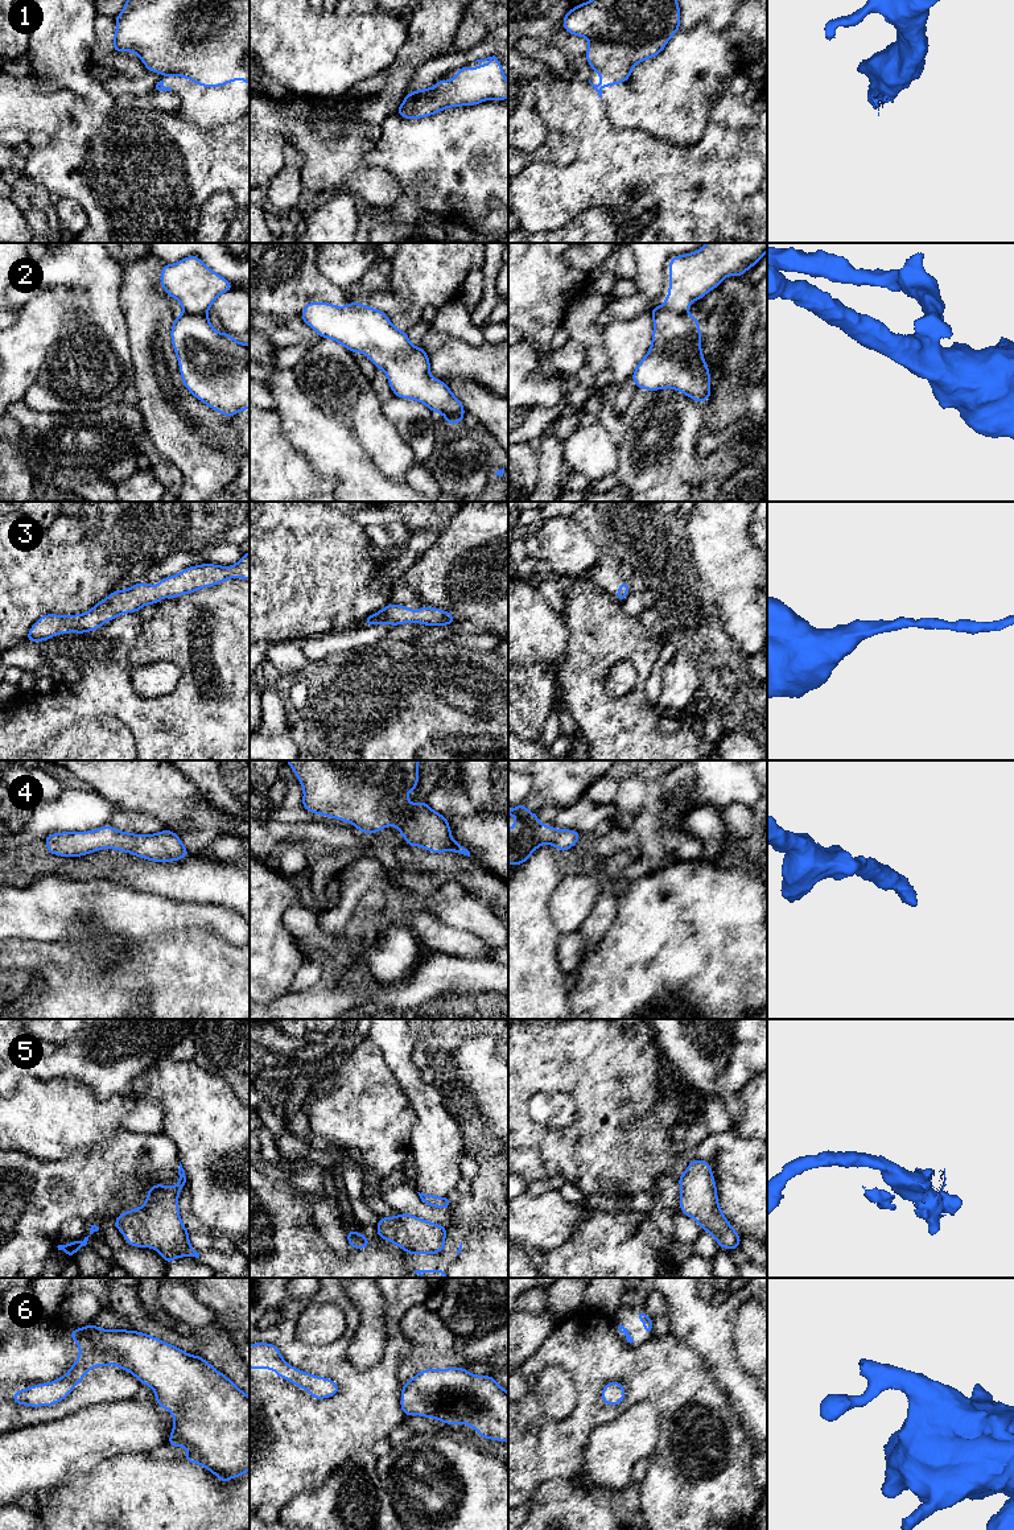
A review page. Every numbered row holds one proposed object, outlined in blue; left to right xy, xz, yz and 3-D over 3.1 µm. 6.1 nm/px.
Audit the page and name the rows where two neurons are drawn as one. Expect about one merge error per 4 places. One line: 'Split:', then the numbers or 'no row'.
Split: 2

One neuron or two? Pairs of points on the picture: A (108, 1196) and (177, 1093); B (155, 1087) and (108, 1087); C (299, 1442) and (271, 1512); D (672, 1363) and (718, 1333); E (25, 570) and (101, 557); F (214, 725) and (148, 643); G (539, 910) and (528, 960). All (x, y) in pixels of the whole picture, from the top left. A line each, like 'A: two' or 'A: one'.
A: two
B: two
C: two
D: two
E: one
F: one
G: one

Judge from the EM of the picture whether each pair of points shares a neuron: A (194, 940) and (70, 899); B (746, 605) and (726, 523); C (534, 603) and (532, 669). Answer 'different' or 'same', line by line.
A: different
B: different
C: same

